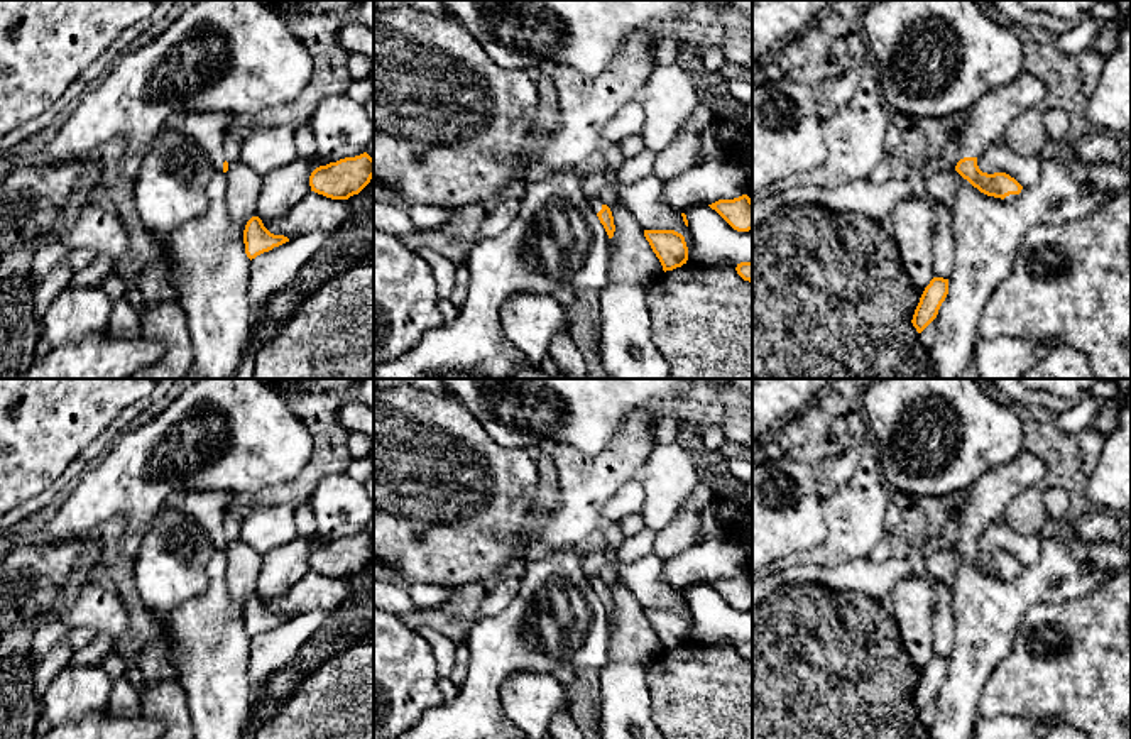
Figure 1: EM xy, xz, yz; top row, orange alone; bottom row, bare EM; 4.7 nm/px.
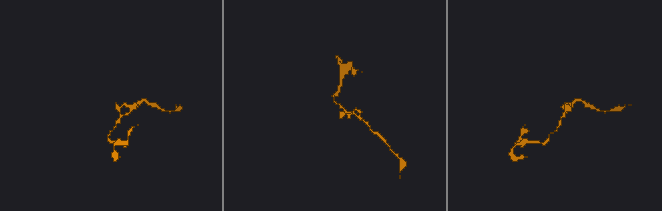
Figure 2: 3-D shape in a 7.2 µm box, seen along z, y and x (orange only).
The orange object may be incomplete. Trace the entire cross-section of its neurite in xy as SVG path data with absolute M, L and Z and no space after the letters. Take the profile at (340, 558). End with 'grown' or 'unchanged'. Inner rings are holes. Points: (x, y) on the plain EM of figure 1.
M363 531L316 546L309 555L311 570L331 578L358 573L374 556L374 538Z; unchanged

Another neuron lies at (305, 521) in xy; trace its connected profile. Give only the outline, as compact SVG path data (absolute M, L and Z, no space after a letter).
M308 501L296 507L294 521L296 521L296 528L298 528L299 534L303 534L309 539L318 538L316 519L313 516L313 511L311 511Z

